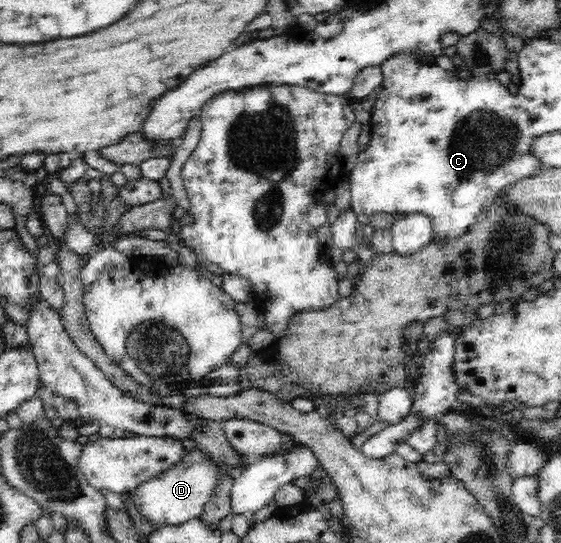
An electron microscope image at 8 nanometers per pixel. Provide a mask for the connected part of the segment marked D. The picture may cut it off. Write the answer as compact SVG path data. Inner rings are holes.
M198 448L184 453L184 459L171 470L164 474L157 475L155 479L137 487L129 493L129 498L133 500L133 505L137 507L143 518L156 526L181 525L193 518L199 518L209 501L213 487L217 485L222 471L211 458L204 457L203 452Z

